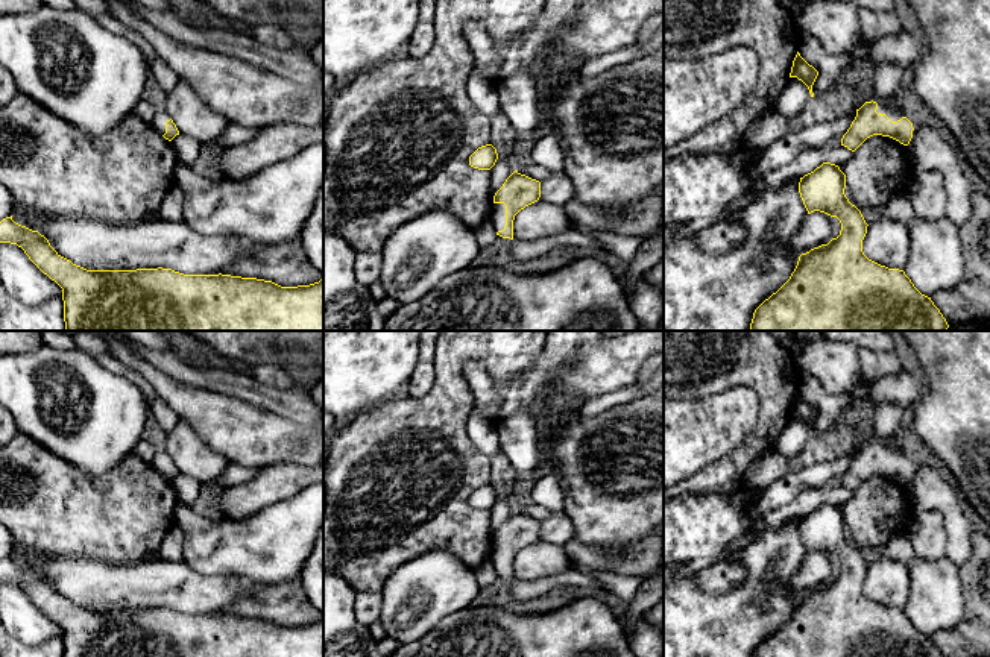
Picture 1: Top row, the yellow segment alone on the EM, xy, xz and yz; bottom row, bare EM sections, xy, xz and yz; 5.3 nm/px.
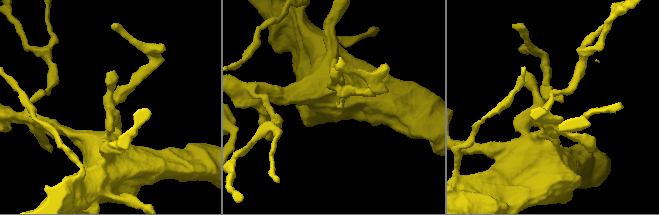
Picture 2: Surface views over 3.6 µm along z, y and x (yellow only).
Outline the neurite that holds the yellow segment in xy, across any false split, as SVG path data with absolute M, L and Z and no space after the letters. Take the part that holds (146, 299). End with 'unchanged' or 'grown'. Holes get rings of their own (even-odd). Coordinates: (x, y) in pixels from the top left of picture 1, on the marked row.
M11 217L0 222L0 243L17 244L29 259L62 288L65 331L323 331L323 279L310 285L281 287L272 281L231 275L184 275L172 269L87 270L61 256L38 231L15 223Z | unchanged

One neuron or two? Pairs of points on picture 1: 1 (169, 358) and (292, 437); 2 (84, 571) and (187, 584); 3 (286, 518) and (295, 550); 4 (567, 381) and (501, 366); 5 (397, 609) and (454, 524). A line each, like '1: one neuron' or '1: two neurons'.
1: two neurons
2: one neuron
3: one neuron
4: two neurons
5: two neurons

